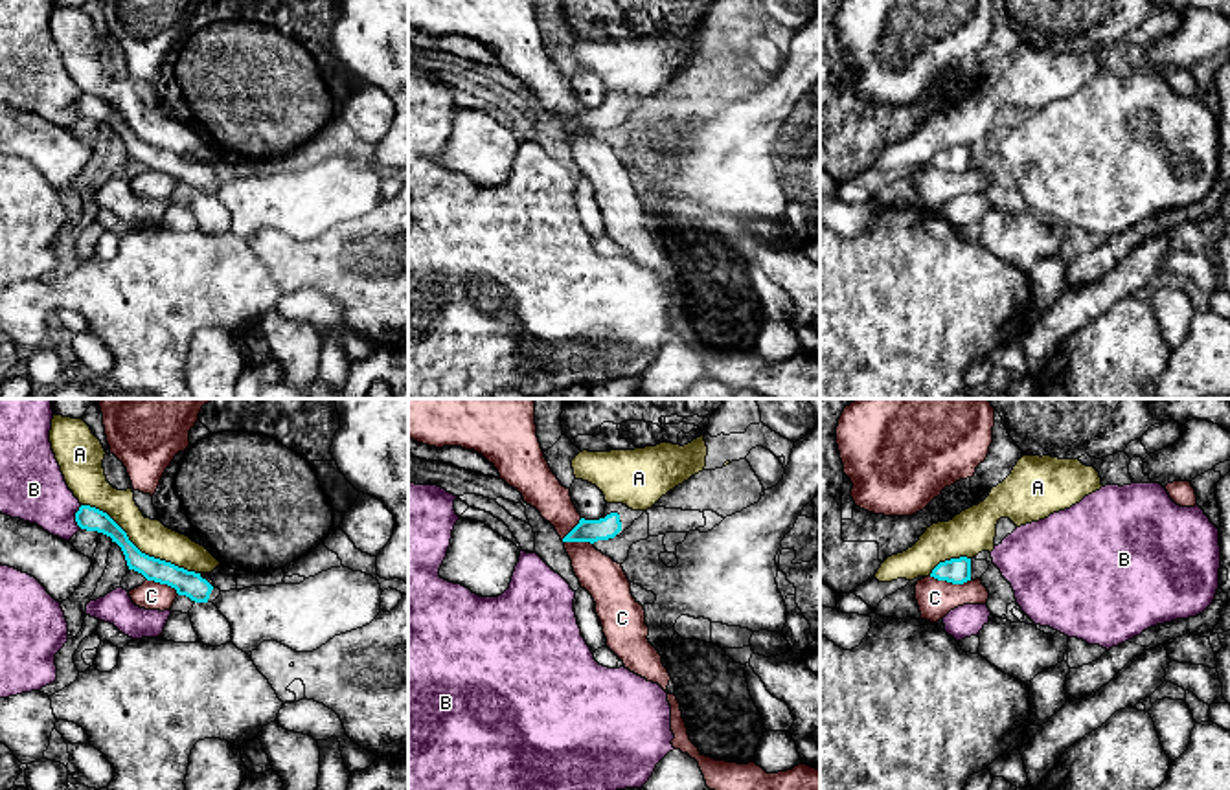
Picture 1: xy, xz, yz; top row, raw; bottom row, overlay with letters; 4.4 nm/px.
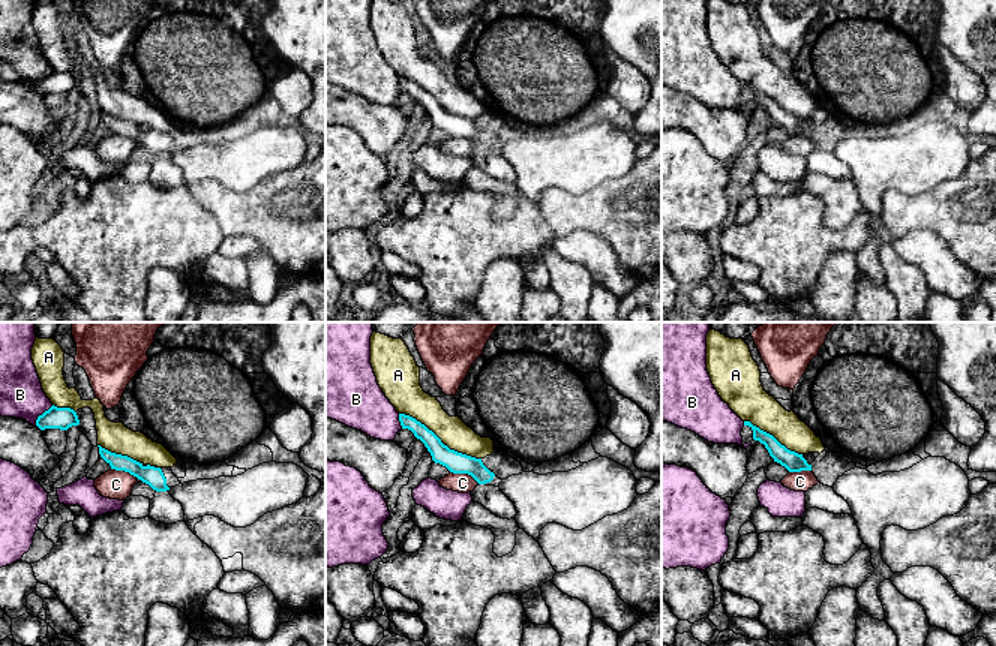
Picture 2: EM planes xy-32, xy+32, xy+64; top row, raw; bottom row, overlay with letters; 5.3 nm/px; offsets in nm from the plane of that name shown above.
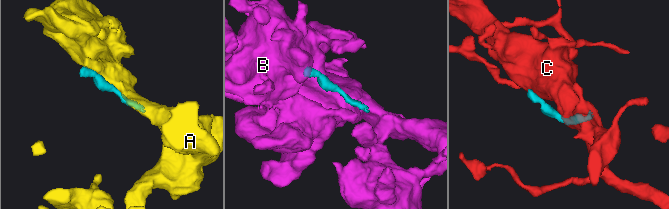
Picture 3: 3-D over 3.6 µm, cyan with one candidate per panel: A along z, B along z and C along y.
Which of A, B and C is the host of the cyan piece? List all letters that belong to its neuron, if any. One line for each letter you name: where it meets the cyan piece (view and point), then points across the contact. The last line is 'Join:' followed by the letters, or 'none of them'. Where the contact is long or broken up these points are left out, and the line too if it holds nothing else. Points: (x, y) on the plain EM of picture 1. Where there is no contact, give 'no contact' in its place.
Join: none of them

